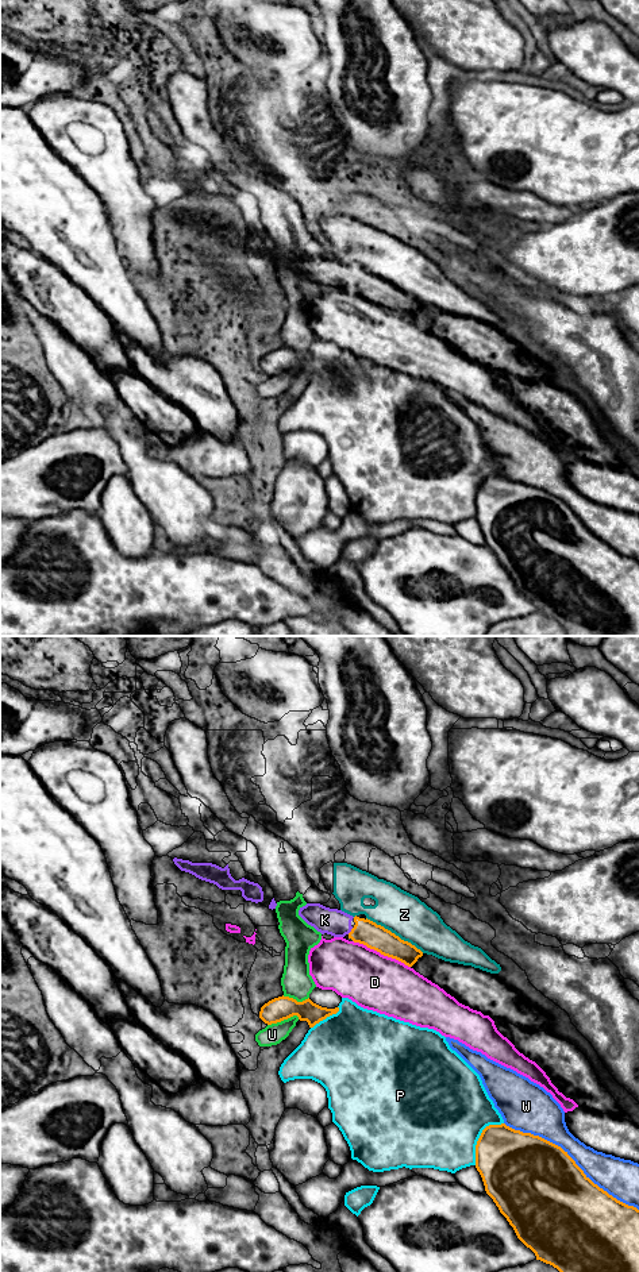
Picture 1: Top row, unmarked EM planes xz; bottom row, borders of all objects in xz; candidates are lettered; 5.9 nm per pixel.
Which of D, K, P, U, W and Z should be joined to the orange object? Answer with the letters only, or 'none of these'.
K

